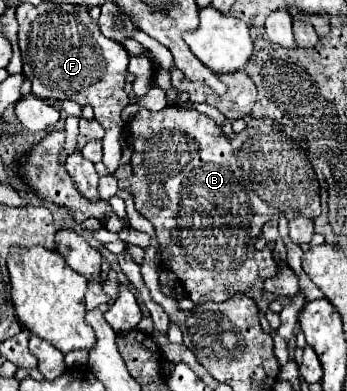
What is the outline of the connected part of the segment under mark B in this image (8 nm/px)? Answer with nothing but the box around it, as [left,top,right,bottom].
[121,106,289,364]

